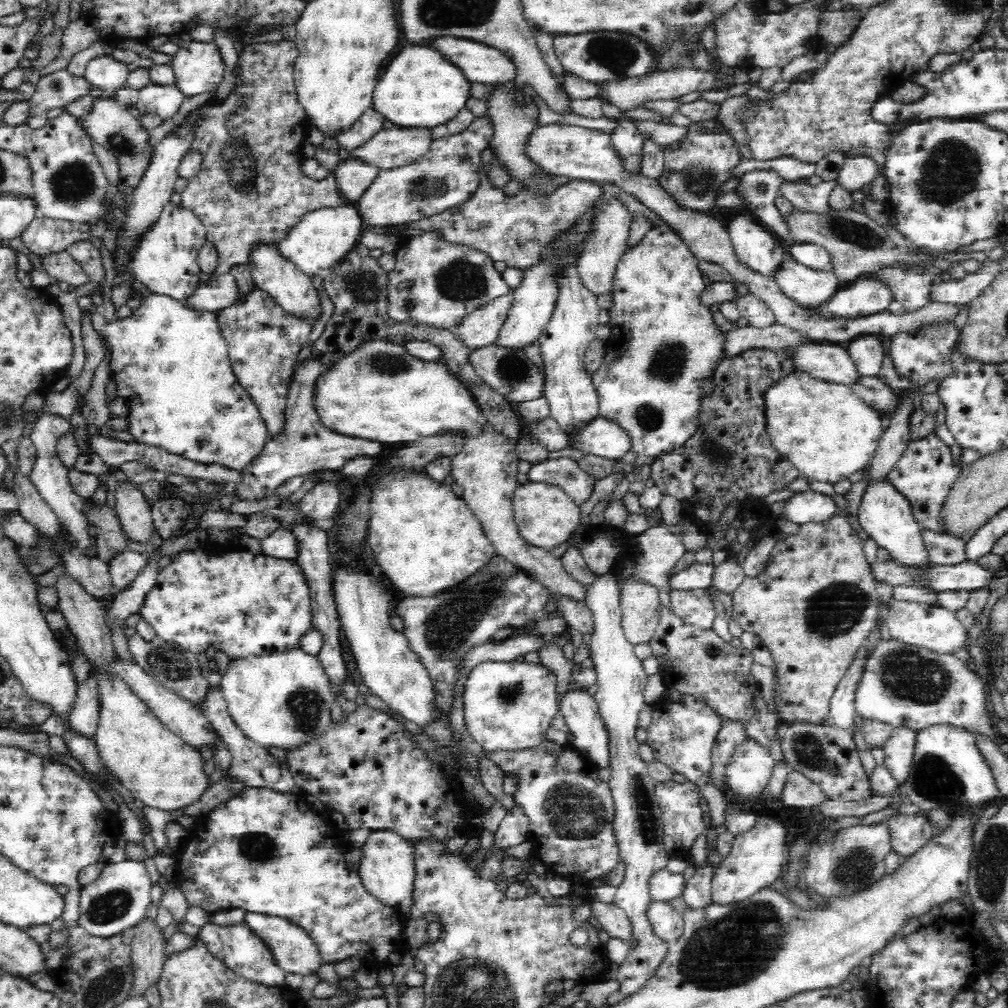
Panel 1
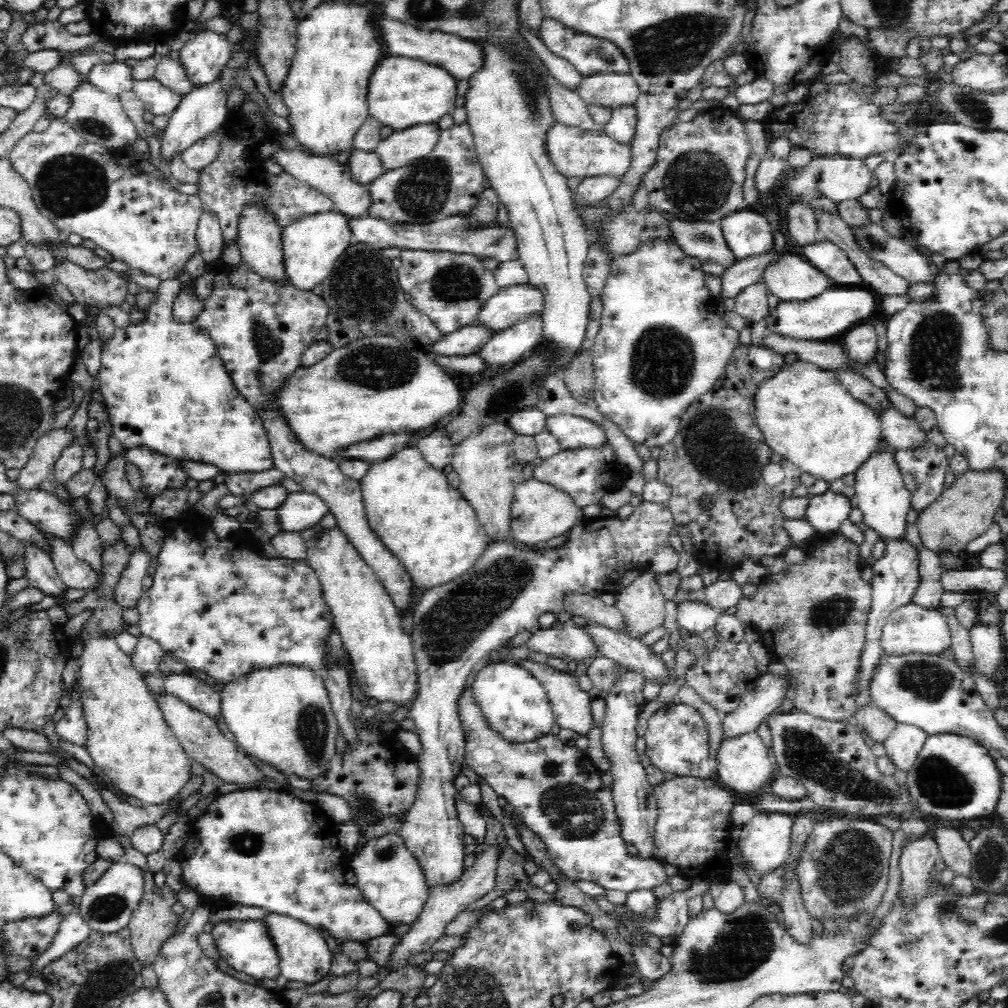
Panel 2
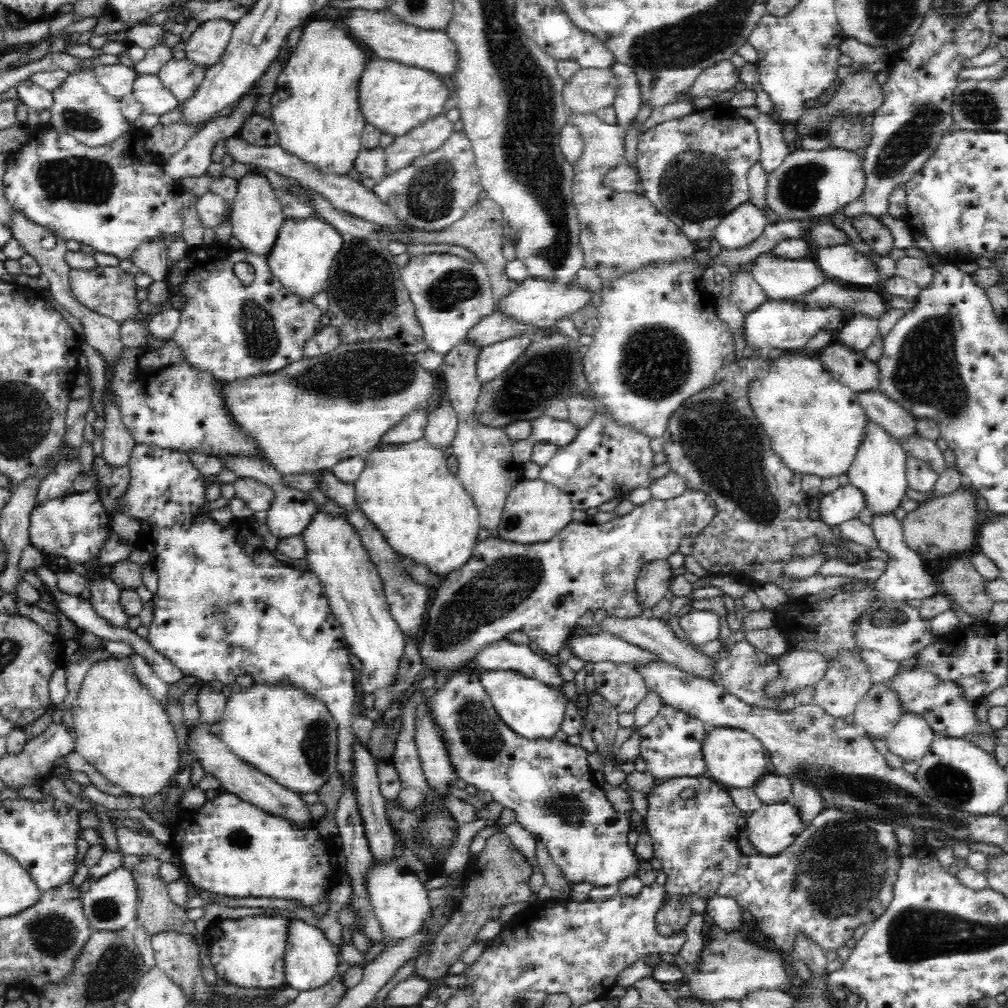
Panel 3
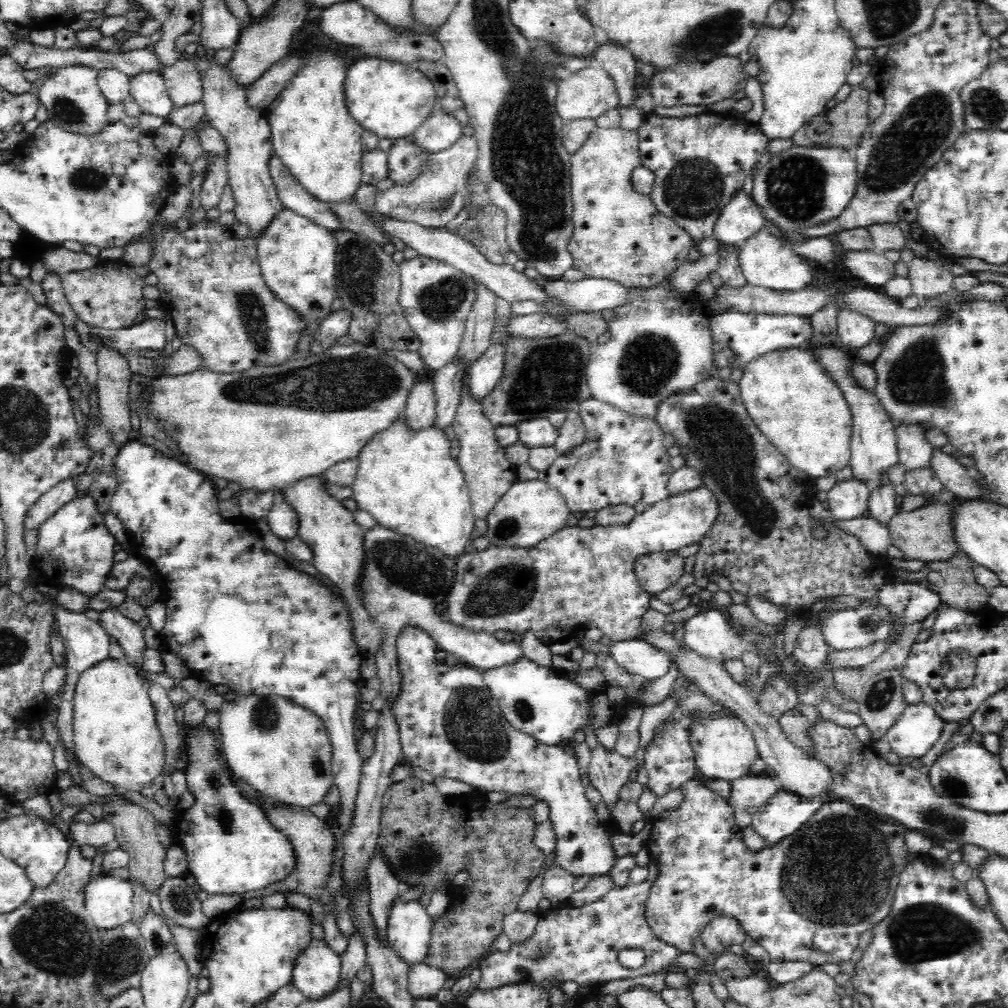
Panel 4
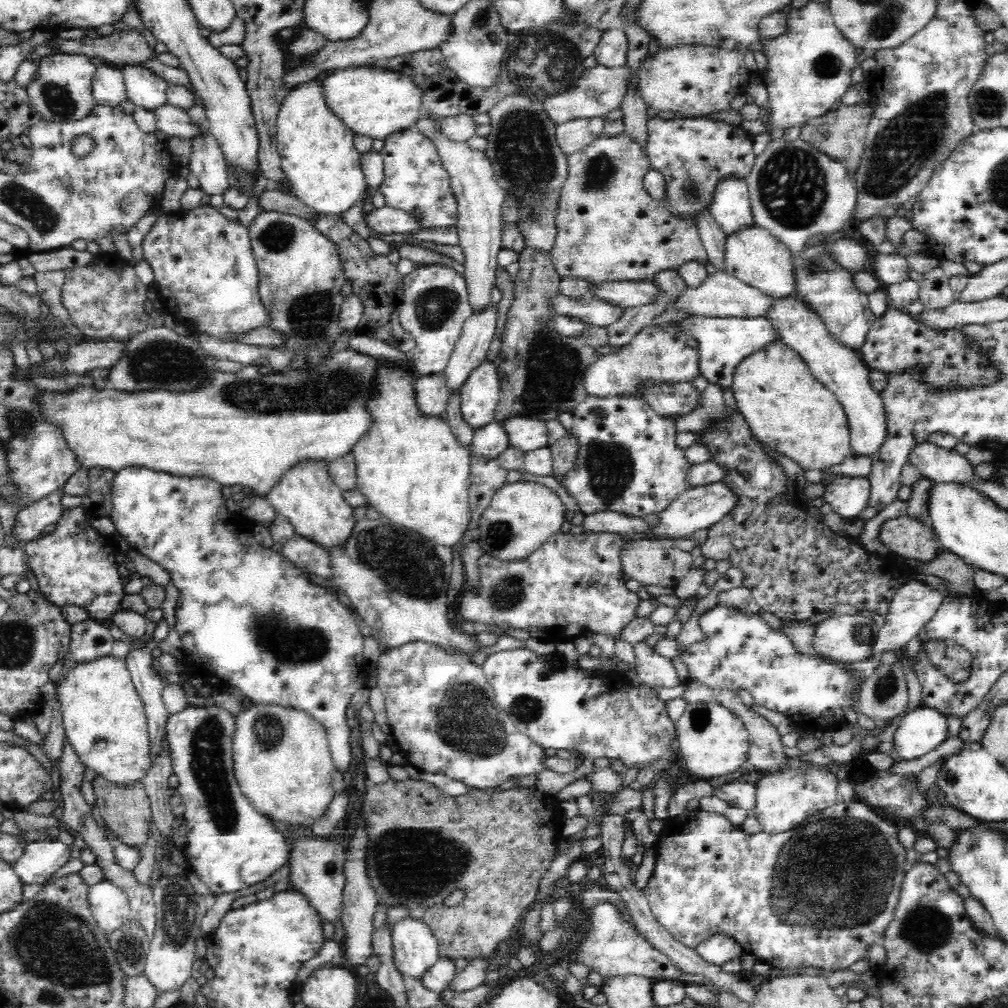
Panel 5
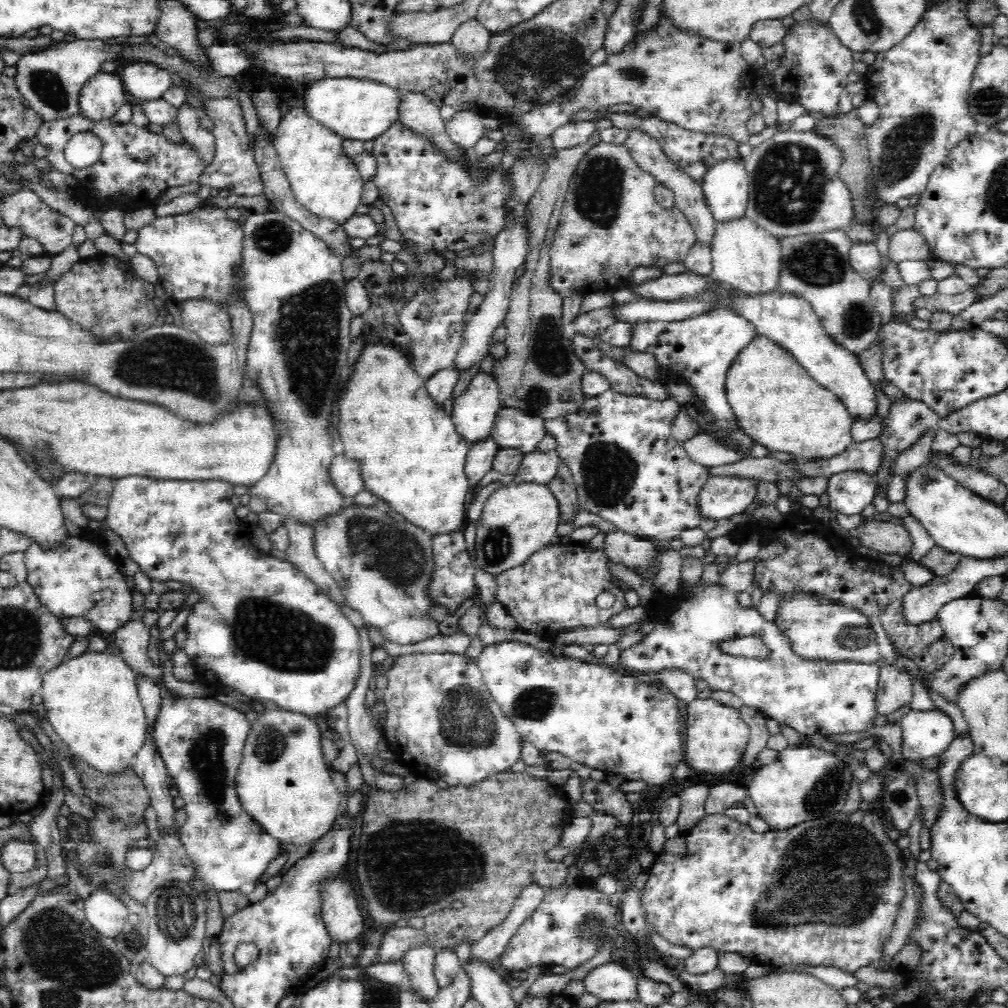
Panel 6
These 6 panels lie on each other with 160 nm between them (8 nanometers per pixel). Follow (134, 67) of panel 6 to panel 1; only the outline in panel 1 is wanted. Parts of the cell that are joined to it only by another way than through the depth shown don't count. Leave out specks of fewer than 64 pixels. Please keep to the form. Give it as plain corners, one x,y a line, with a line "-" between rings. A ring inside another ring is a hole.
150,83
139,90
138,102
143,112
156,114
166,122
178,112
184,98
184,94
175,84
160,86

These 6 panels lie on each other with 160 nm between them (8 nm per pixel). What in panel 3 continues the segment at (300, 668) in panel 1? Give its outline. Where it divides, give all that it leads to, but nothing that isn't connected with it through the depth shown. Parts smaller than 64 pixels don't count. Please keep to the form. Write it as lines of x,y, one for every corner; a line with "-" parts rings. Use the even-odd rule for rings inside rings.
256,683
250,688
235,691
225,701
226,706
224,707
221,719
219,720
221,726
221,732
219,733
220,738
228,747
244,762
252,764
258,770
268,774
268,776
274,778
280,785
288,787
288,789
298,793
317,793
323,787
323,784
330,778
330,774
336,770
337,767
337,753
338,753
338,742
339,742
339,730
336,719
330,713
330,709
326,706
324,701
318,699
314,694
303,690
302,688
295,686
292,683

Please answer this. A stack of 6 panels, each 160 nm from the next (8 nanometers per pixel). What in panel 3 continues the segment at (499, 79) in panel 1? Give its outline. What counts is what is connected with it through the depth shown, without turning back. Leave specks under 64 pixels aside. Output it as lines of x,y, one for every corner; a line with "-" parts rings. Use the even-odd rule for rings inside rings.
362,8
352,9
342,19
348,31
367,48
374,58
394,60
410,66
417,66
441,76
453,76
460,66
460,53
450,35
442,30
424,30
403,23
389,10
380,11

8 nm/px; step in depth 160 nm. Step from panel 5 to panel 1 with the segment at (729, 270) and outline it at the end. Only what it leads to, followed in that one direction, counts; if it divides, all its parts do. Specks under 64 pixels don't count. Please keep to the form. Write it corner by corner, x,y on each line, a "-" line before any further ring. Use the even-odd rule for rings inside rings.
784,254
775,282
784,294
803,307
818,310
839,289
839,281
833,272
812,270

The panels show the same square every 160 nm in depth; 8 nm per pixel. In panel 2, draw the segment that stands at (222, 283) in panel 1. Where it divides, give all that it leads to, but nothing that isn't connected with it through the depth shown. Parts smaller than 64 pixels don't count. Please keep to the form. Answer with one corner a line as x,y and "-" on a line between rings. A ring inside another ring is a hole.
187,272
182,276
178,276
178,281
181,282
181,289
175,296
172,313
179,318
180,322
194,321
196,316
206,308
206,299
198,295
195,286
195,278
190,277

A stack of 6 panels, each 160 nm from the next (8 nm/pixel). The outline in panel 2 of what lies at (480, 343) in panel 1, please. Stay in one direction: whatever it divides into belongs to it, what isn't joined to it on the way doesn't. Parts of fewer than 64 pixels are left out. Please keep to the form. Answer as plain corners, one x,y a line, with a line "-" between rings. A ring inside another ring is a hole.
529,284
501,288
481,306
475,325
491,334
512,326
534,311
543,308
543,296

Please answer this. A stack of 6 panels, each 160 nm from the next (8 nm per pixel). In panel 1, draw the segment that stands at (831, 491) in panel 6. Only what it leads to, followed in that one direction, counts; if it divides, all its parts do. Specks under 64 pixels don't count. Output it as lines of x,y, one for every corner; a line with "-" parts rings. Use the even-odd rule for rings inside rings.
807,489
804,492
795,492
790,498
784,502
782,506
782,514
780,517
786,522
800,524
795,533
790,533
778,539
776,545
771,550
769,559
764,570
757,576
748,576
738,585
738,588
731,592
733,601
733,620
735,620
743,631
752,632
761,638
761,647
767,648
774,658
774,668
776,668
776,676
774,676
774,685
772,690
772,702
774,702
774,712
782,720
783,726
792,726
796,722
802,724
822,724
823,718
827,716
828,707
832,696
839,686
840,680
845,676
845,672
855,660
857,652
864,646
866,640
871,636
872,630
876,628
881,600
876,592
876,579
872,574
870,564
866,561
864,555
863,540
858,537
857,532
850,526
850,522
846,517
836,514
836,504
830,496
820,492

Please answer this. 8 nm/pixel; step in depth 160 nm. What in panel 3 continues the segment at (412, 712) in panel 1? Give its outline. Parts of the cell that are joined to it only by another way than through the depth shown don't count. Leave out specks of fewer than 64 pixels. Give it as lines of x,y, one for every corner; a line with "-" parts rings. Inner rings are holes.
316,510
314,520
301,534
307,550
305,556
309,570
320,581
333,617
343,631
350,654
362,664
360,688
374,694
380,688
391,686
398,677
405,656
405,634
392,617
381,578
361,540
345,518

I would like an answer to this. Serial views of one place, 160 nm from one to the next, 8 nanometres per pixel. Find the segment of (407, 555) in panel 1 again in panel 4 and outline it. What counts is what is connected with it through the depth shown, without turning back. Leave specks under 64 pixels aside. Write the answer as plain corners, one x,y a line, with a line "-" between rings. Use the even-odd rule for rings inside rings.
404,412
387,430
376,433
360,449
356,458
356,478
351,484
353,498
358,508
370,512
378,525
415,538
422,545
440,549
445,556
457,558
463,554
466,542
472,539
471,533
476,519
472,514
465,472
460,468
457,459
450,454
451,441
443,430
434,425
422,430
412,430
409,426

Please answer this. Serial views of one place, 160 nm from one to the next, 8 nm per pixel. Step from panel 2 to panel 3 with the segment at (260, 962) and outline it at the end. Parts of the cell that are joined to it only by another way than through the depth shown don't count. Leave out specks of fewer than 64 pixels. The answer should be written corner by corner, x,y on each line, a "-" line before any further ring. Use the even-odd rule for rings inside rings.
255,915
244,918
220,918
207,930
211,964
224,981
238,987
276,989
284,986
284,951
288,919
282,916

